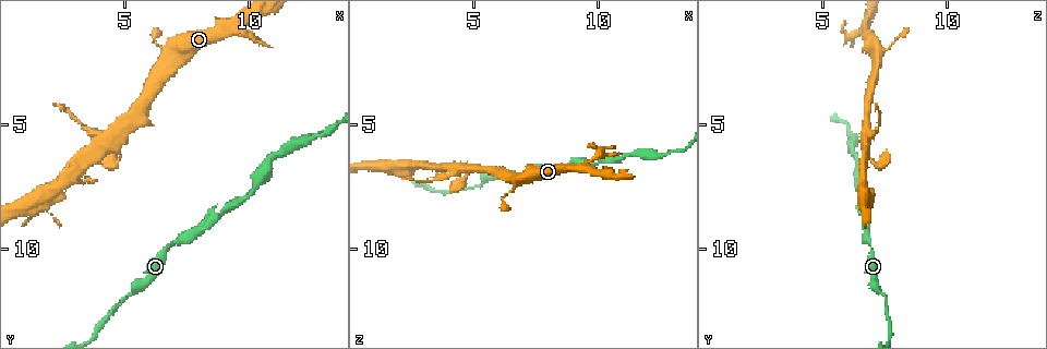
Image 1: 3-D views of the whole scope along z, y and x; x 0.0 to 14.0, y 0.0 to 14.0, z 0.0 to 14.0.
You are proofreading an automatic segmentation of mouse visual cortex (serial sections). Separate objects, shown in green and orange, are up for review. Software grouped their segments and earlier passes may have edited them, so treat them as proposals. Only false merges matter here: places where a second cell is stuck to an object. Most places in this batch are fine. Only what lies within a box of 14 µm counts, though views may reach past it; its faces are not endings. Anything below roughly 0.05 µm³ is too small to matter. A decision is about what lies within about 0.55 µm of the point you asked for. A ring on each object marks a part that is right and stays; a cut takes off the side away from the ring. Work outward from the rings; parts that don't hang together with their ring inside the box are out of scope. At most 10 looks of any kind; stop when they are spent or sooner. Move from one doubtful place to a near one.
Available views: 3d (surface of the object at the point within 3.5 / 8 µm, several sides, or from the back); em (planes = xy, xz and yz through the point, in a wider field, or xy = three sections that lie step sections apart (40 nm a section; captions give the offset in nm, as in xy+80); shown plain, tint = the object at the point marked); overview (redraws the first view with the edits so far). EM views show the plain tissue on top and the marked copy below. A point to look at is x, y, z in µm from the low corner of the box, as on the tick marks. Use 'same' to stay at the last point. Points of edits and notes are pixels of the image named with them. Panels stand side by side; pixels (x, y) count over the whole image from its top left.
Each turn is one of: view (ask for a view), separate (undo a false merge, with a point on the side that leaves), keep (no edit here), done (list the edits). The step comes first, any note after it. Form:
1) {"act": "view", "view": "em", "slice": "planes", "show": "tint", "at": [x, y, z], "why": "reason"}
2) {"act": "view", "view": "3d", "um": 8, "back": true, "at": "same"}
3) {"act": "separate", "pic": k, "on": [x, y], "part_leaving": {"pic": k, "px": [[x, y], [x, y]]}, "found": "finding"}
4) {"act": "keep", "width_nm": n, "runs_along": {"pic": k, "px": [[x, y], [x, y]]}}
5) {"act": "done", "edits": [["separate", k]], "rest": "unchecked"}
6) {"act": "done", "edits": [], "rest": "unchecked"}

{"act": "view", "view": "3d", "um": 3.5, "at": [6.9, 9.8, 7.0], "why": "sudden change in width"}

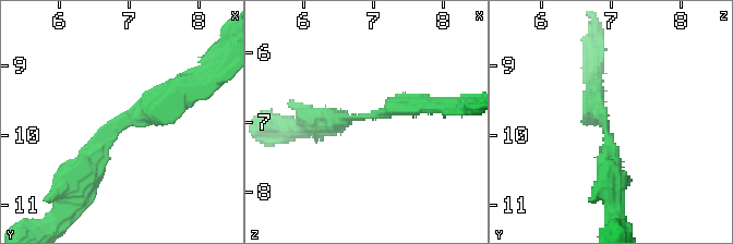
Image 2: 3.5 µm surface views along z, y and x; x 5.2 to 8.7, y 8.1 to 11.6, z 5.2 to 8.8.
{"act": "view", "view": "em", "slice": "xy", "step": 1, "show": "tint", "at": [6.95, 9.75, 6.95], "arm_widths_nm": [300, 300]}

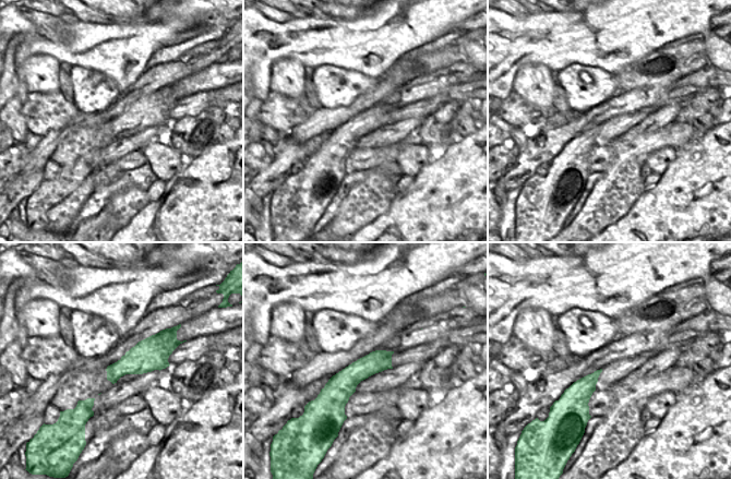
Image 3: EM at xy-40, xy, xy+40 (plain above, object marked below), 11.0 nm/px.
{"act": "keep", "runs_along": {"pic": 3, "px": [[388, 354], [342, 390], [342, 405]]}, "found": "all the same cell"}

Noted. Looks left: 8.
{"act": "view", "view": "3d", "um": 8, "at": [8.8, 8.5, 6.6], "why": "narrows sharply"}

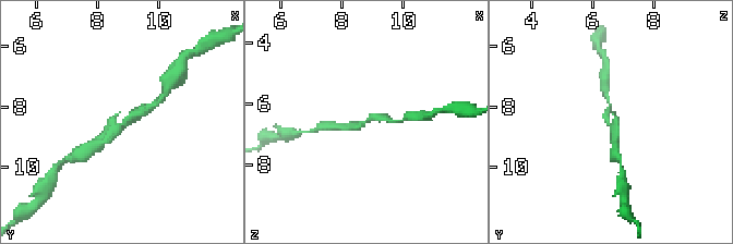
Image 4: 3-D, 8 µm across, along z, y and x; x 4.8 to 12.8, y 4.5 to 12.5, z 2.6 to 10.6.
{"act": "view", "view": "3d", "um": 3.5, "at": [8.8, 8.5, 6.6], "why": "zoom in"}

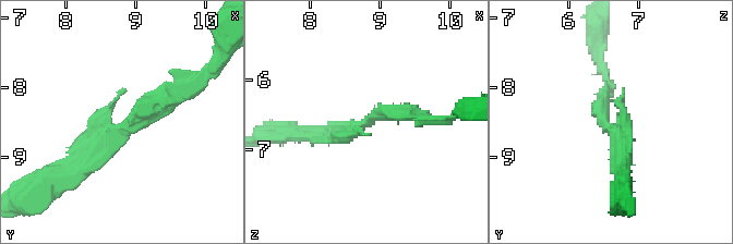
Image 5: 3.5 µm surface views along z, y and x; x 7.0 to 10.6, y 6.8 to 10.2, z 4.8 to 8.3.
{"act": "view", "view": "em", "slice": "planes", "show": "tint", "at": [8.85, 8.55, 6.55]}

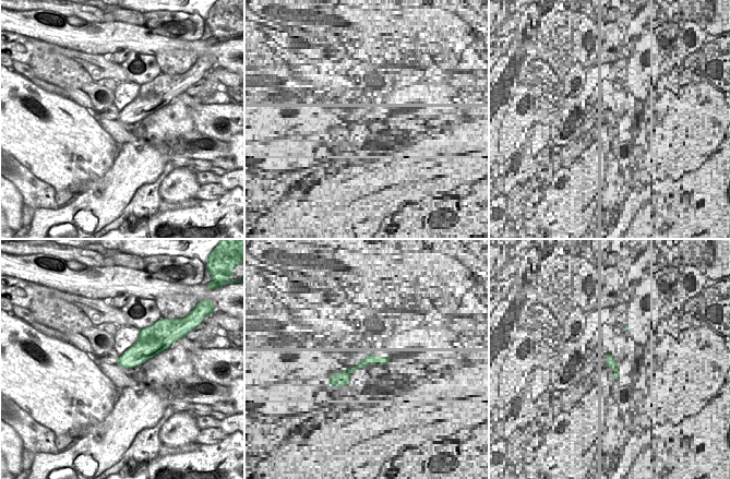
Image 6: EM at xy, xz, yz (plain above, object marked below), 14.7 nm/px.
{"act": "keep", "width_nm": 300, "runs_along": {"pic": 5, "px": [[69, 173], [112, 133], [182, 93]]}, "found": "all the same cell"}

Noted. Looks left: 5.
{"act": "view", "view": "3d", "um": 3.5, "at": [11.0, 6.3, 6.3], "why": "thick turns thin"}

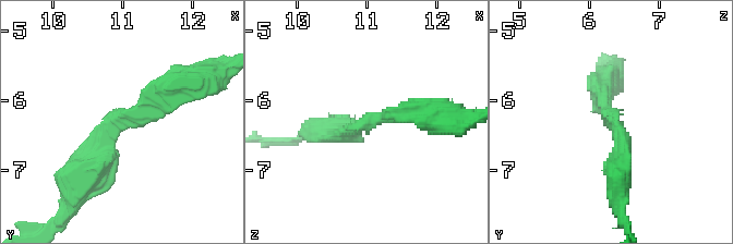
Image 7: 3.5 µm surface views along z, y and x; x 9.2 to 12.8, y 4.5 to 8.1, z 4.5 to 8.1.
{"act": "view", "view": "em", "slice": "xy", "step": 1, "show": "tint", "at": [10.95, 6.30, 6.30], "arm_widths_nm": [300, 350], "why": "need the tissue"}

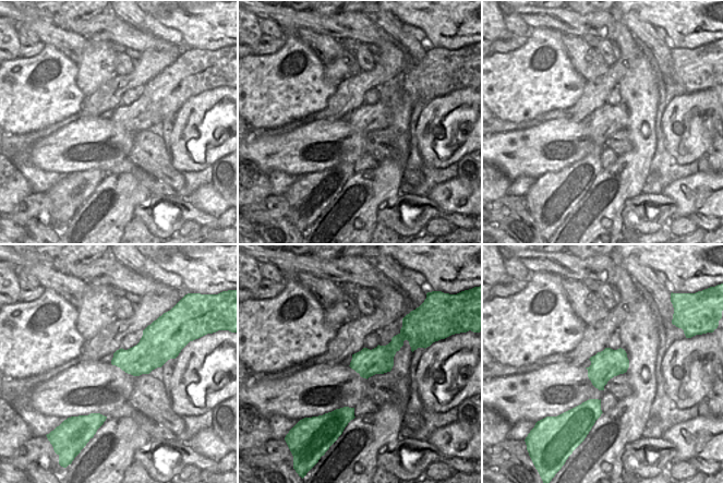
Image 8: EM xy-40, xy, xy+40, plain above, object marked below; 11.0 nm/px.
{"act": "keep", "runs_along": {"pic": 7, "px": [[76, 179], [119, 122], [180, 85]]}, "found": "all the same cell"}

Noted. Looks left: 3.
{"act": "view", "view": "3d", "um": 3.5, "at": [10.1, 1.5, 6.2], "why": "sharp bend"}

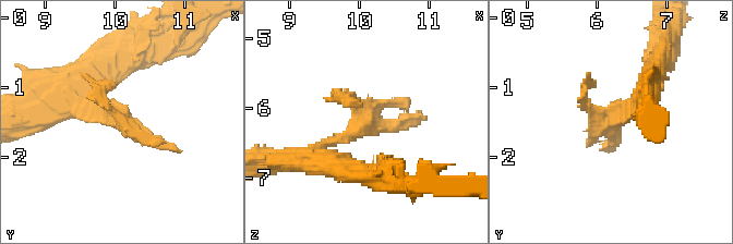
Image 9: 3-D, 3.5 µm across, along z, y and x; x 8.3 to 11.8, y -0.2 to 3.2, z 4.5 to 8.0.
{"act": "view", "view": "em", "slice": "xy", "step": 2, "show": "tint", "at": [10.05, 1.50, 6.25]}

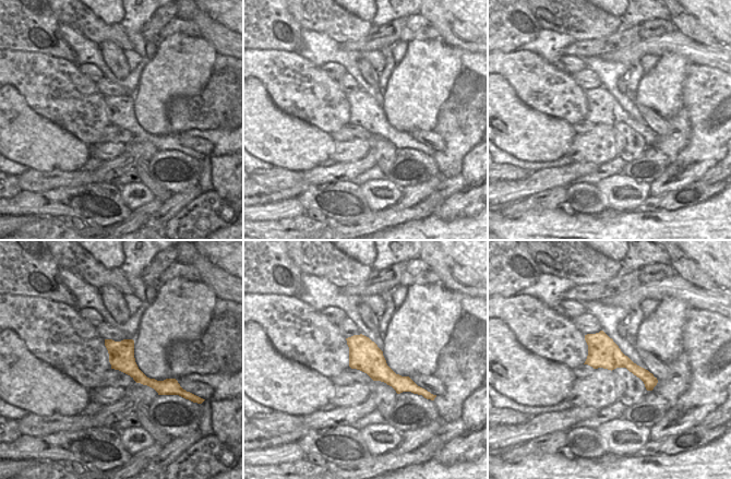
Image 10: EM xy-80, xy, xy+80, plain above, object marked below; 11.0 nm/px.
{"act": "keep", "runs_along": {"pic": 9, "px": [[310, 159], [367, 123], [333, 98]]}, "found": "one cell here"}

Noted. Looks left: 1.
{"act": "done", "edits": [], "rest": "unchecked"}

